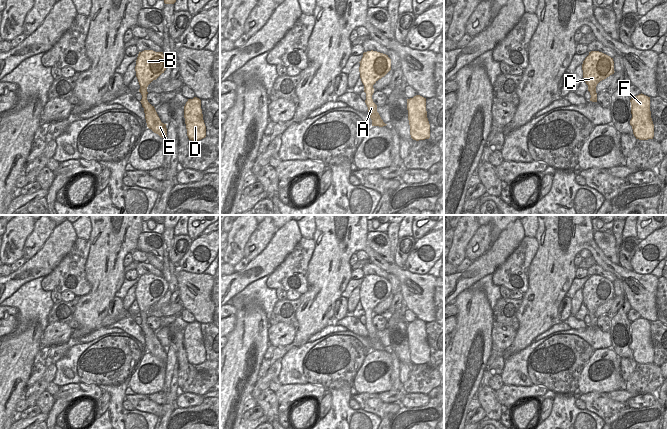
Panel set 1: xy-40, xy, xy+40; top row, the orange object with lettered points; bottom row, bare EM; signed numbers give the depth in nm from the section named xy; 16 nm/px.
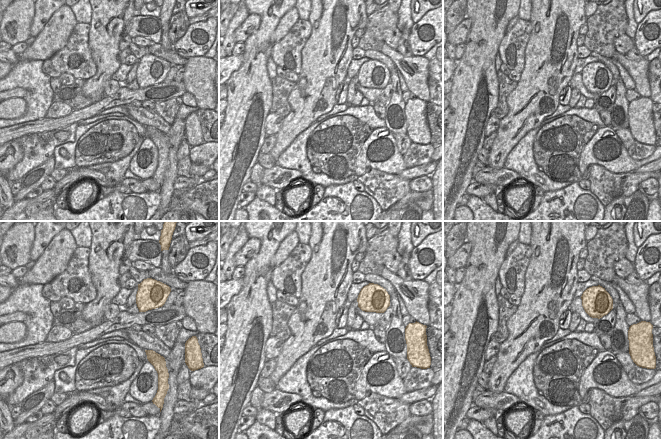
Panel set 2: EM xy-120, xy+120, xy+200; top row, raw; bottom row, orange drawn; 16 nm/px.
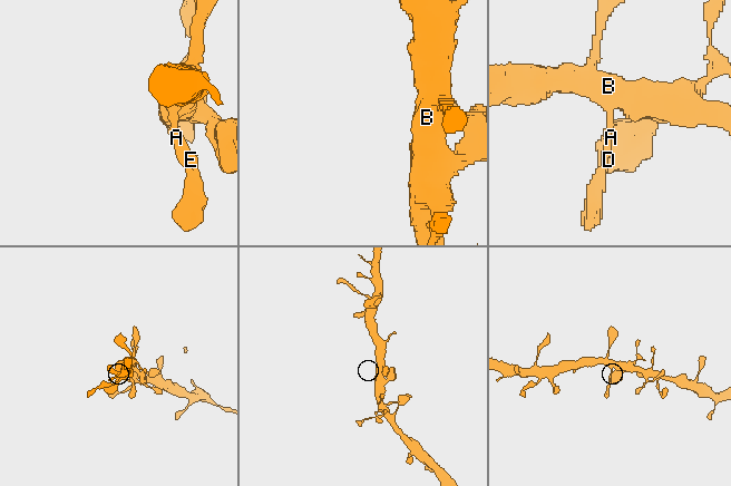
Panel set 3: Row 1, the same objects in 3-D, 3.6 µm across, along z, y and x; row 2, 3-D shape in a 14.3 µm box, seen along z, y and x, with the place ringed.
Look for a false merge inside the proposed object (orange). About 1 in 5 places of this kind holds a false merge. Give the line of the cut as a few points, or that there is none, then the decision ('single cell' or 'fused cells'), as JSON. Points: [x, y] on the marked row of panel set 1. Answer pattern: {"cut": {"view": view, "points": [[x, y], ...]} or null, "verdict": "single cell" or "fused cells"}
{"cut": null, "verdict": "single cell"}

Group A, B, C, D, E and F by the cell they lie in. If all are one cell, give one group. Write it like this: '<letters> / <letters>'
A B C D E F

